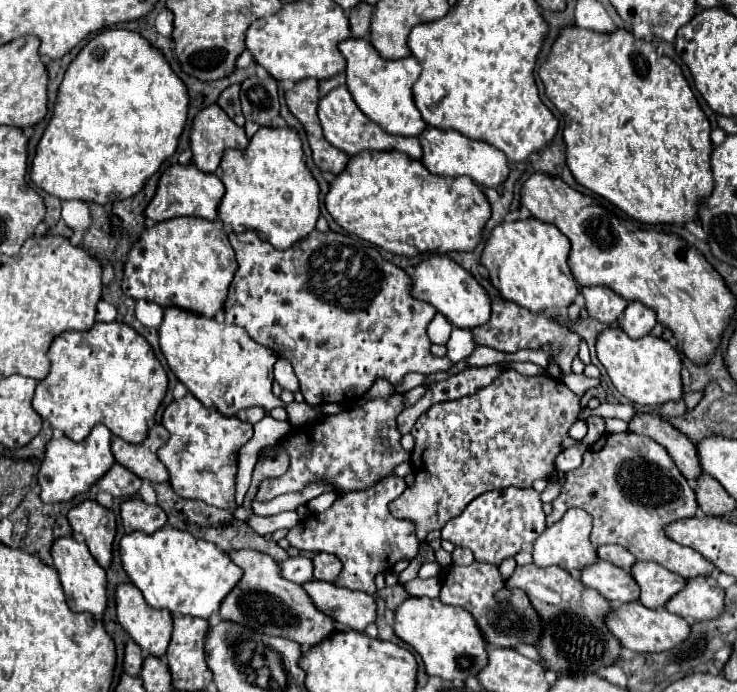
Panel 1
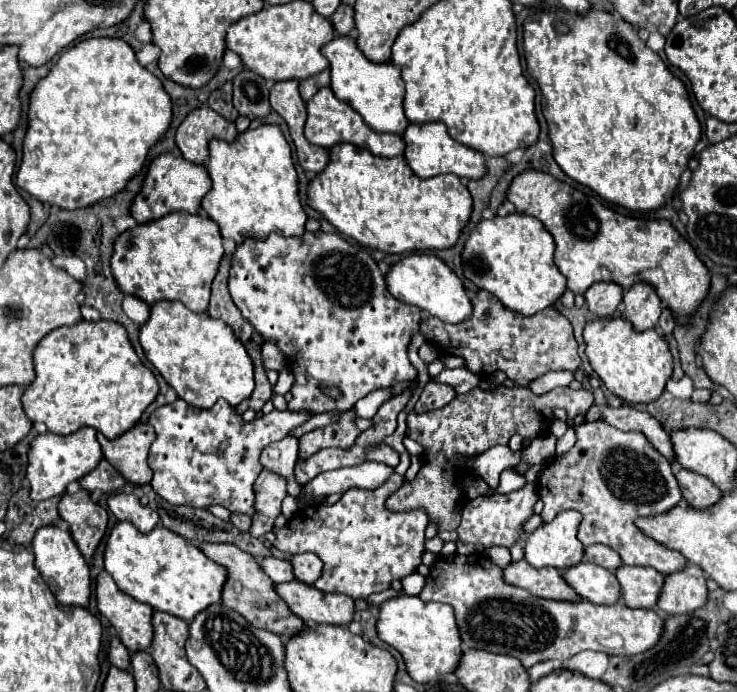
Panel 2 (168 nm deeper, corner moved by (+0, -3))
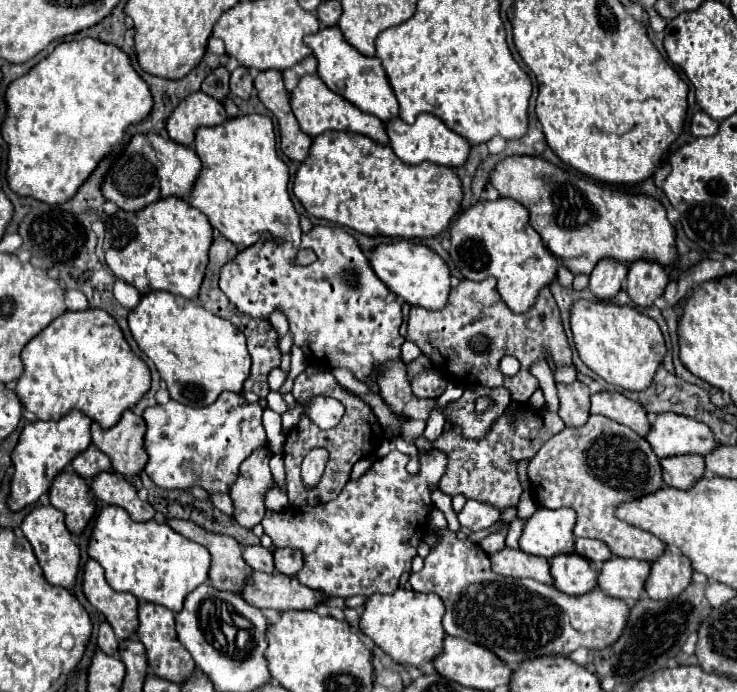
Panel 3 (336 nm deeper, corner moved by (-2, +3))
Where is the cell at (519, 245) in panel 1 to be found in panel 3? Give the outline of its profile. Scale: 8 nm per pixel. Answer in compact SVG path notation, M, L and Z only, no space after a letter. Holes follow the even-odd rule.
M498 198L494 202L476 202L472 208L468 208L450 228L450 256L456 266L460 266L466 280L484 280L488 276L498 280L498 292L502 300L512 308L512 312L528 312L532 308L532 302L536 302L536 296L540 294L540 288L552 284L556 280L558 272L558 258L548 252L544 242L540 240L540 234L528 224L528 210L518 204L512 198Z

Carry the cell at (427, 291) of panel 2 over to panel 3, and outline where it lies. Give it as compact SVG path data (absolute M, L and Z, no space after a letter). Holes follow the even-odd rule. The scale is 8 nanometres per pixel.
M400 240L400 242L394 242L394 244L380 244L378 248L374 248L370 264L372 264L376 276L396 296L400 296L408 304L422 306L422 308L428 308L428 310L440 310L448 302L448 296L450 296L450 290L452 290L450 268L436 252L432 252L424 244L416 246L410 240Z

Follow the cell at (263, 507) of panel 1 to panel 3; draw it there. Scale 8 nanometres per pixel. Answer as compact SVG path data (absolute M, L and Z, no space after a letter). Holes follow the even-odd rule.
M222 392L218 400L210 406L192 408L184 406L176 400L170 400L168 404L158 404L152 408L146 408L142 418L146 420L146 454L148 464L144 472L152 478L152 482L164 490L190 490L192 486L200 486L210 494L228 494L228 488L236 482L236 476L240 472L240 464L258 448L266 446L266 430L262 424L262 406L260 404L248 404L244 394L236 392Z

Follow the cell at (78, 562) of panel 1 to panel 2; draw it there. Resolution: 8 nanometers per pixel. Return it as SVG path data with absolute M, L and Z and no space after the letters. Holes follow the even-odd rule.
M42 526L36 530L32 540L34 566L40 570L44 582L50 586L56 600L64 606L88 606L90 598L90 570L86 560L82 558L76 542L72 540L66 526Z

